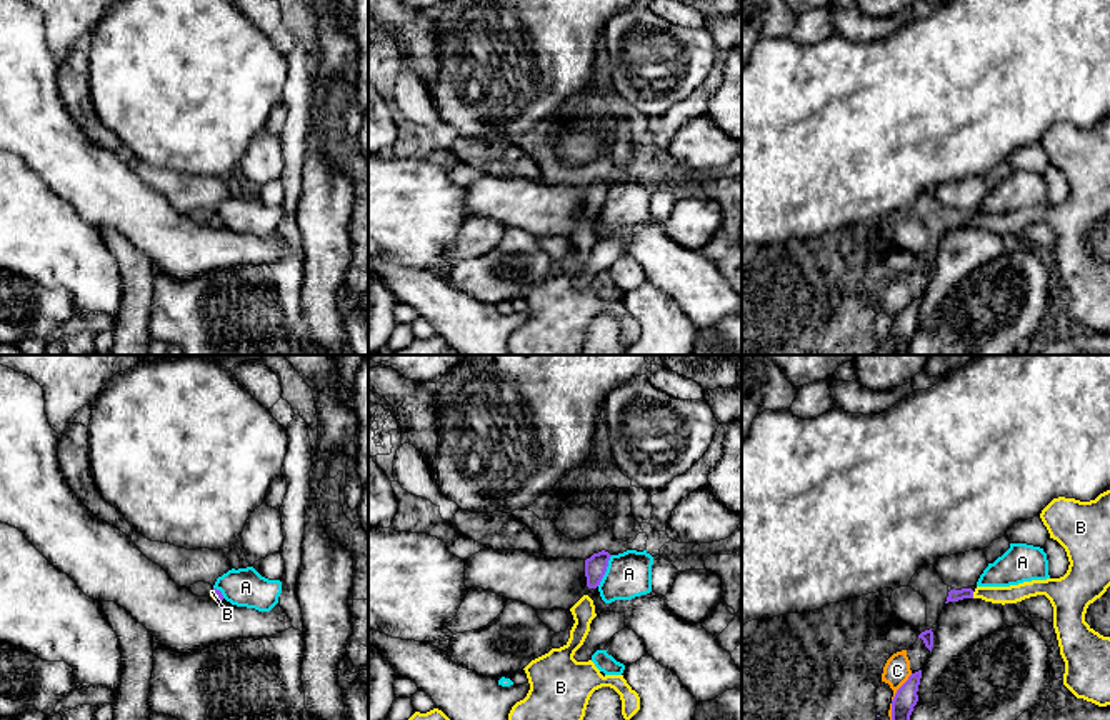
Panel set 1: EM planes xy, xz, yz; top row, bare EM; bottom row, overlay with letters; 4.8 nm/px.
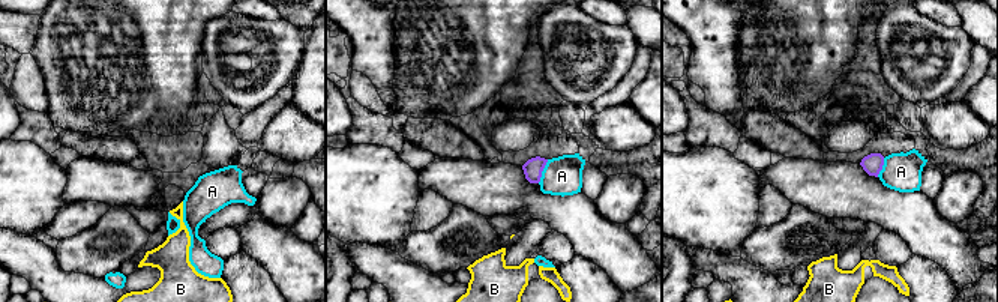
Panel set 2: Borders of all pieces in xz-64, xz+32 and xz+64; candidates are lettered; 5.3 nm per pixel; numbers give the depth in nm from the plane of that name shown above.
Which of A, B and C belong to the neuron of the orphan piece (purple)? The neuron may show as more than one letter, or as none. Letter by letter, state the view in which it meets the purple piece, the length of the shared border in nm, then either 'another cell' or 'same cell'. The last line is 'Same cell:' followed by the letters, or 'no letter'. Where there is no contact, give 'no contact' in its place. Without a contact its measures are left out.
A: xz | 170 nm | another cell
B: yz | 30 nm | same cell
C: yz | 170 nm | another cell
Same cell: B

